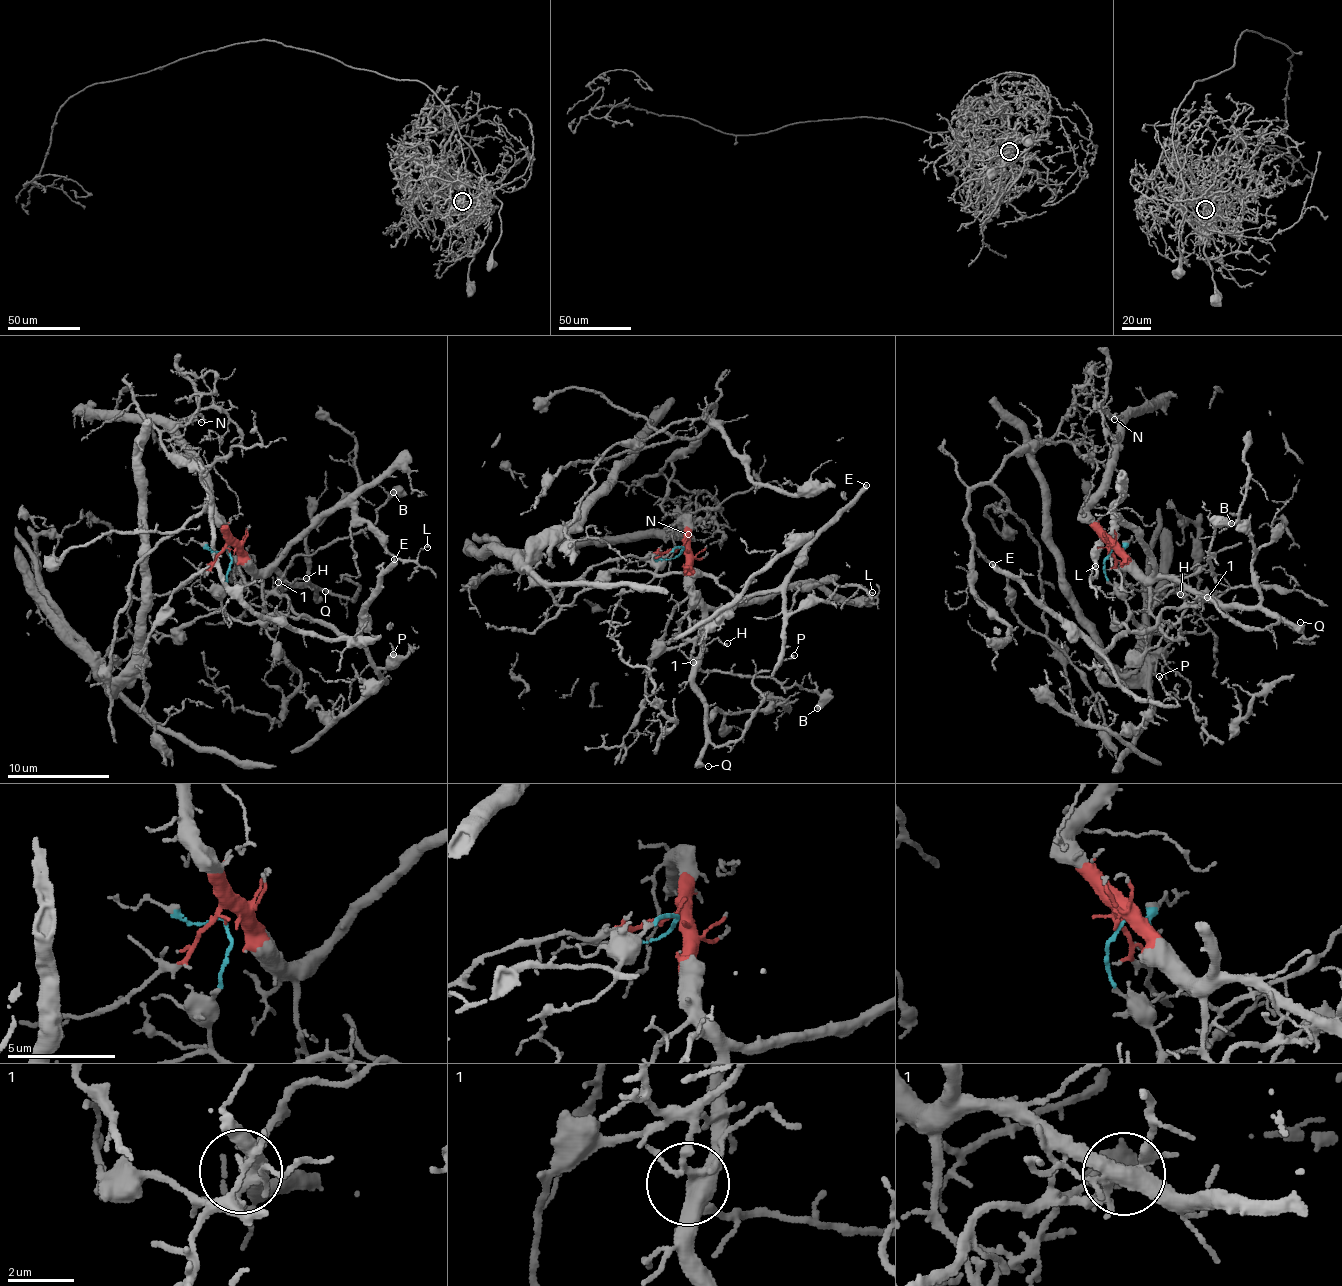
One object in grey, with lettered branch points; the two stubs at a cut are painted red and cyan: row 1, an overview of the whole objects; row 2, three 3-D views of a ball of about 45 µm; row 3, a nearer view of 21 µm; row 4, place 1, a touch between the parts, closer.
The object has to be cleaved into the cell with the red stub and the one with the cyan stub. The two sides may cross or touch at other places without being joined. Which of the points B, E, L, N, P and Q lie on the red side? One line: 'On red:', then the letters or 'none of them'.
On red: L, N, Q

